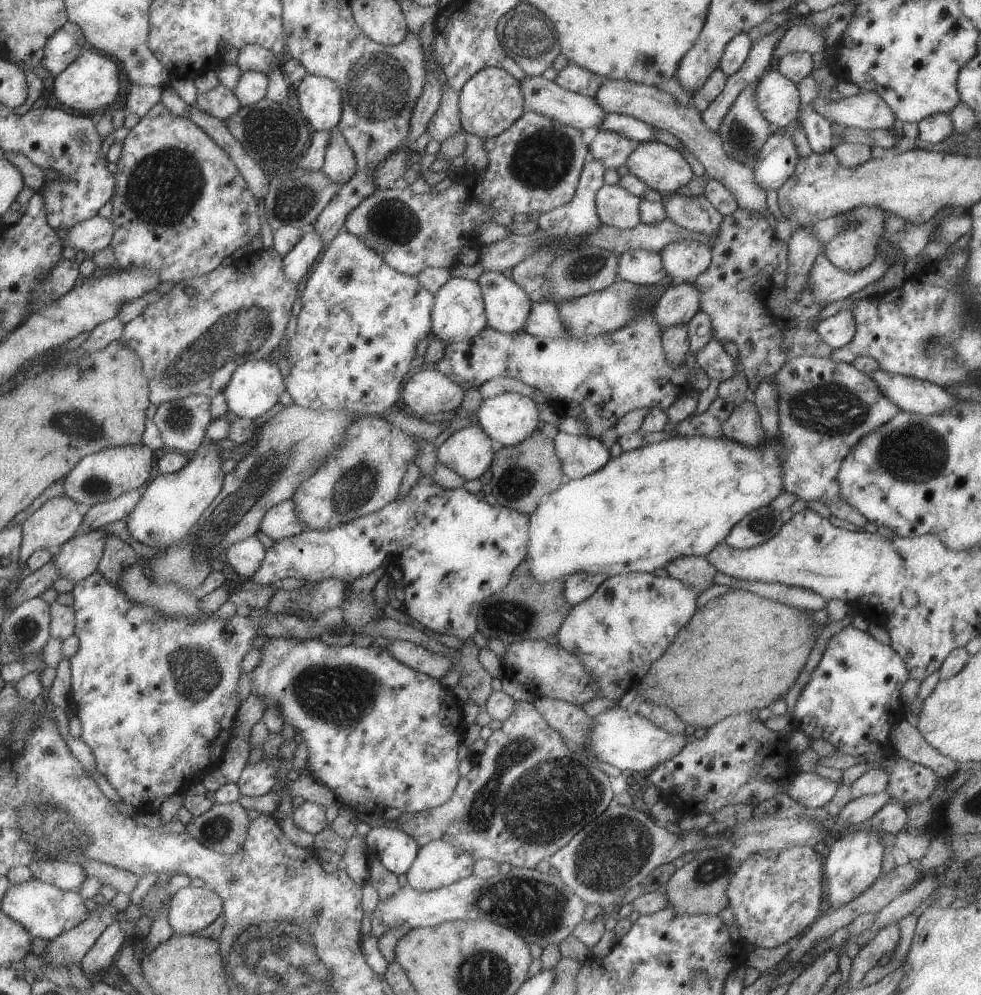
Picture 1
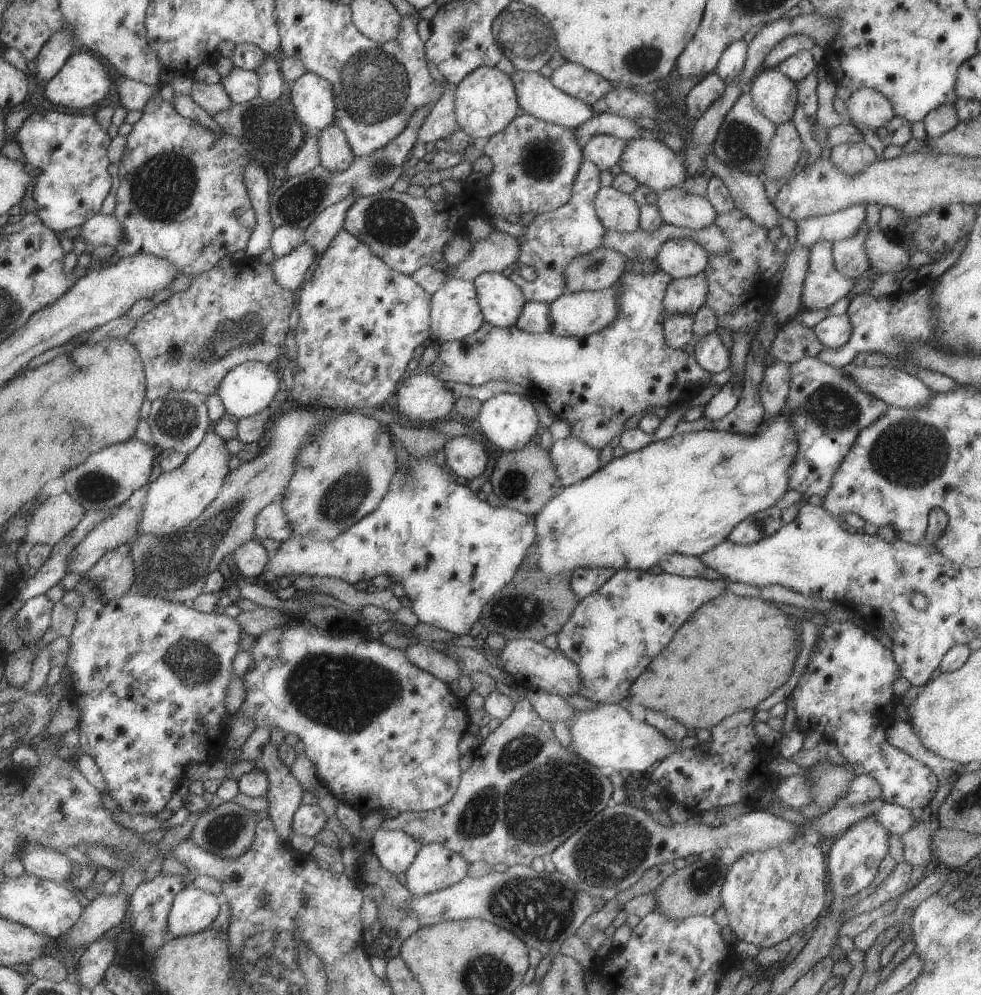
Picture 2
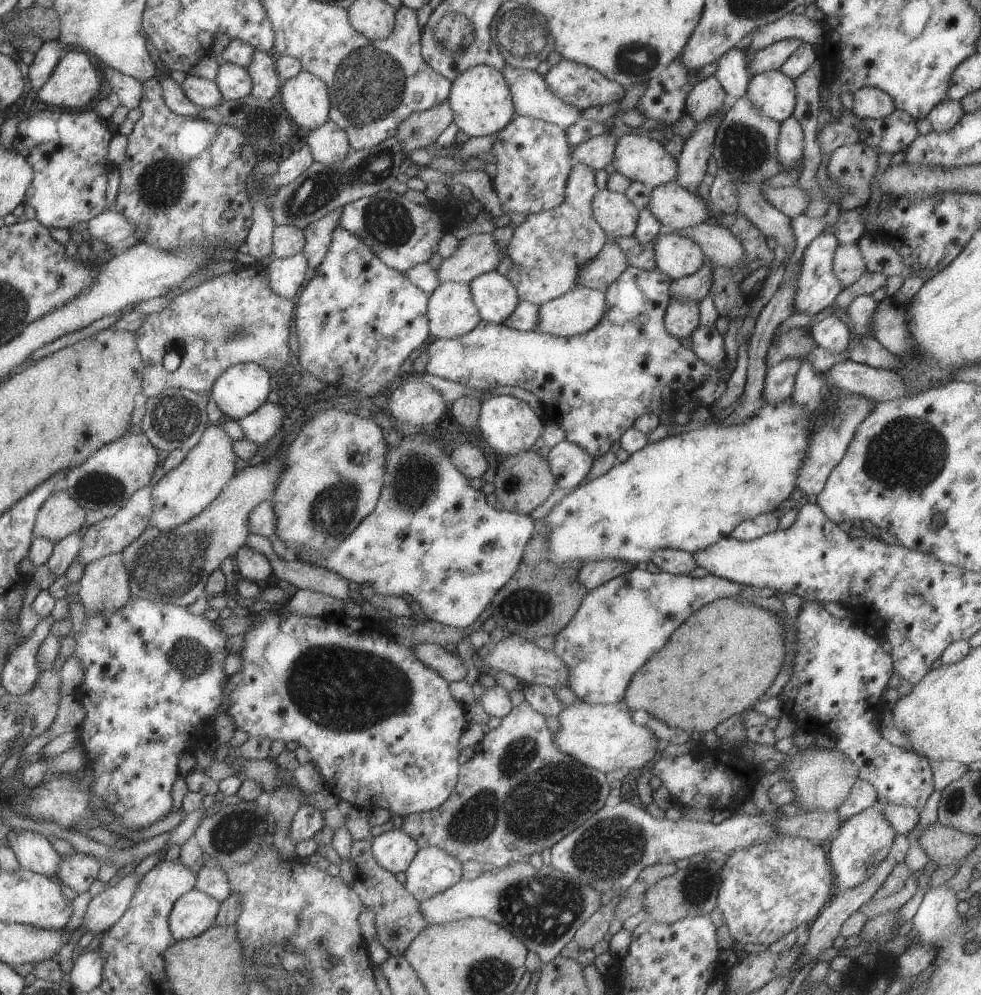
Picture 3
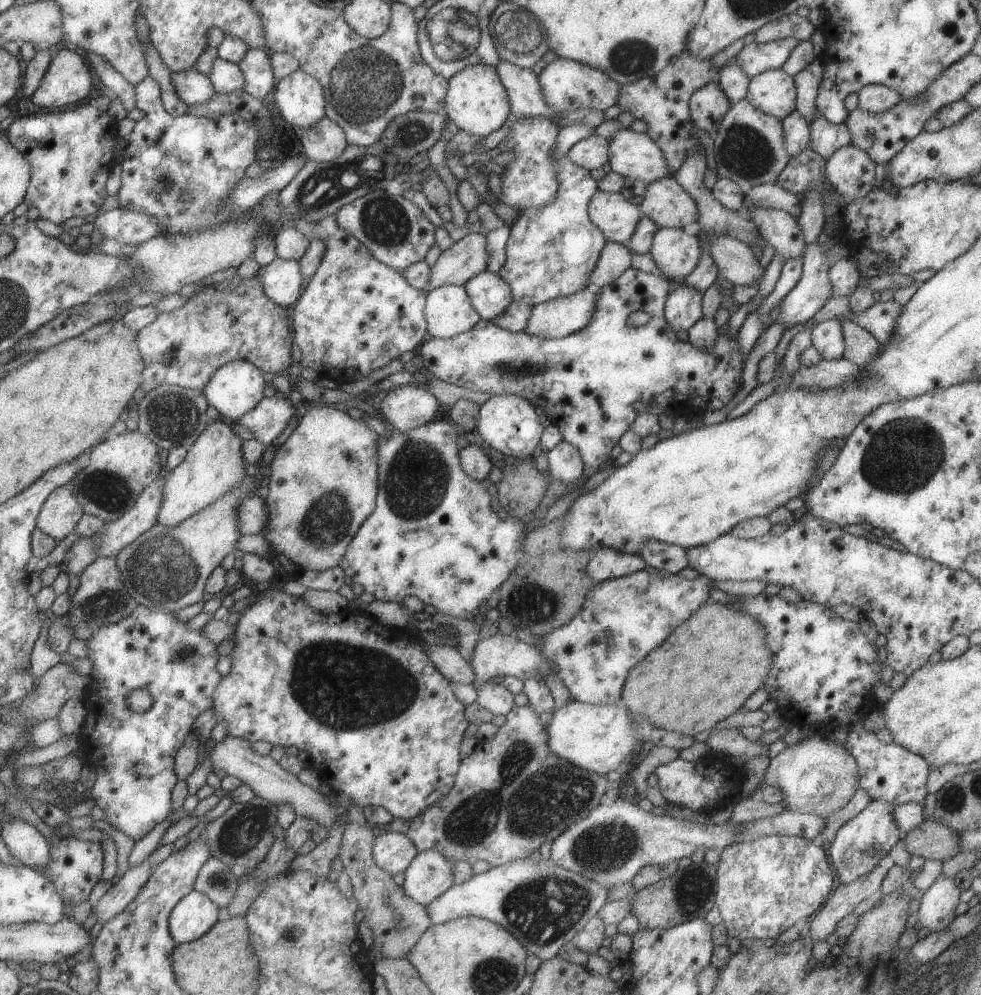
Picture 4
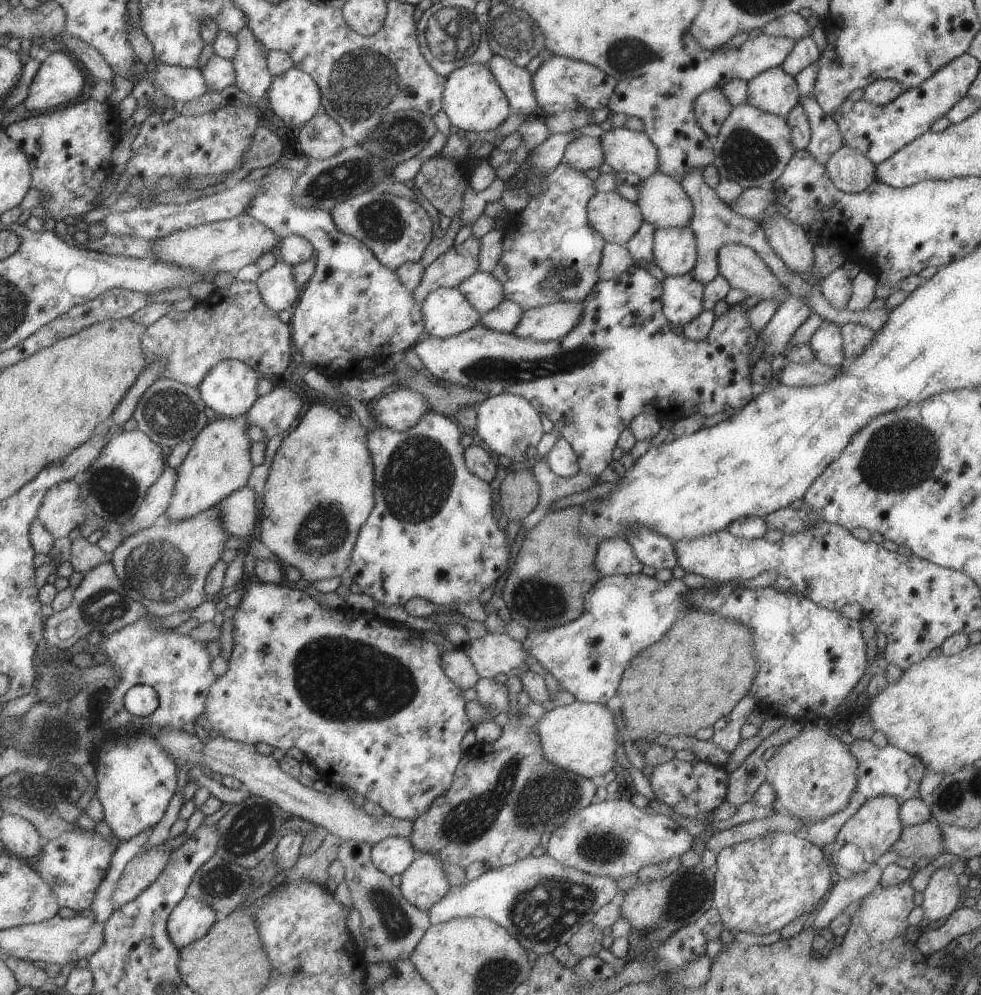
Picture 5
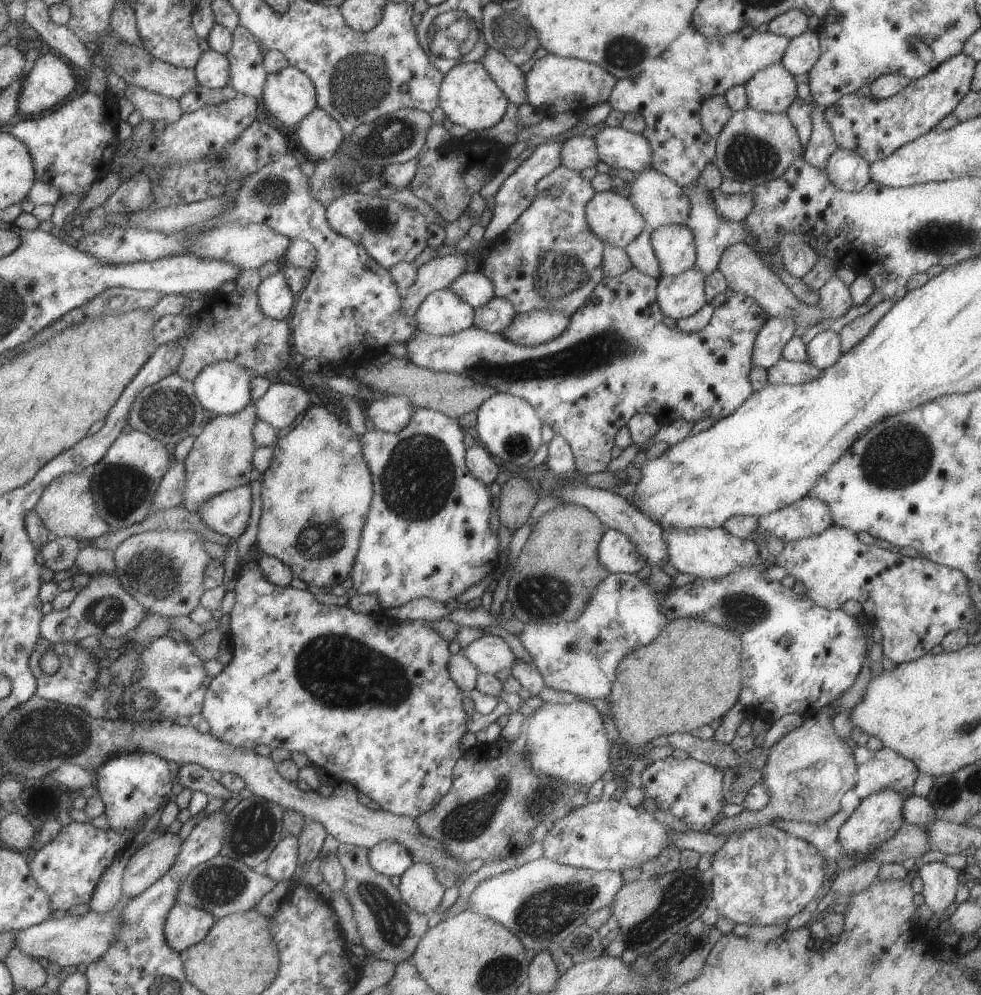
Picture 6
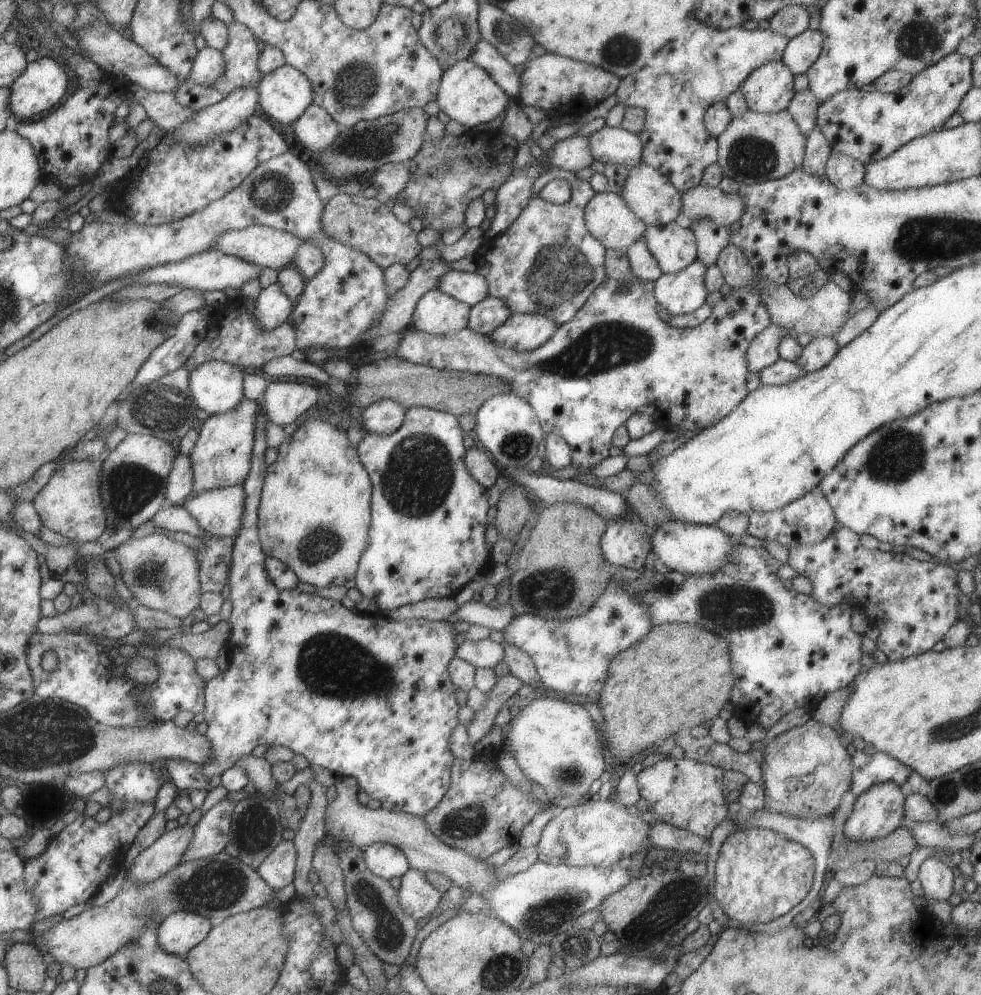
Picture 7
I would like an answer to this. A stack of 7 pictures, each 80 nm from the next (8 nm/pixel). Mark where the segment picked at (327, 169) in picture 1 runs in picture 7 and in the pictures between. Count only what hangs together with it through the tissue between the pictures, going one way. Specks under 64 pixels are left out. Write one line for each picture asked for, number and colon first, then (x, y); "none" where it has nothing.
2: (334, 152)
3: (327, 143)
4: (322, 141)
5: (320, 137)
6: (318, 133)
7: (314, 129)

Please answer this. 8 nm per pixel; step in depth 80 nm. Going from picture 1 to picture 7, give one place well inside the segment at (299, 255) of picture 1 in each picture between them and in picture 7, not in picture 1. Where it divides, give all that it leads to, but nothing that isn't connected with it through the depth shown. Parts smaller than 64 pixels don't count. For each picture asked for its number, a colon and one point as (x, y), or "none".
2: (288, 270)
3: (284, 276)
4: (280, 280)
5: (276, 286)
6: (275, 300)
7: (271, 307)

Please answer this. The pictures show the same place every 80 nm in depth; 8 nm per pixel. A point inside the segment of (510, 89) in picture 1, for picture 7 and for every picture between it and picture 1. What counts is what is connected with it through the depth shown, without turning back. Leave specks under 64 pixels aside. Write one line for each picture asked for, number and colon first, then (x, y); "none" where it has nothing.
2: (485, 102)
3: (481, 104)
4: (476, 102)
5: (471, 99)
6: (467, 96)
7: (466, 93)

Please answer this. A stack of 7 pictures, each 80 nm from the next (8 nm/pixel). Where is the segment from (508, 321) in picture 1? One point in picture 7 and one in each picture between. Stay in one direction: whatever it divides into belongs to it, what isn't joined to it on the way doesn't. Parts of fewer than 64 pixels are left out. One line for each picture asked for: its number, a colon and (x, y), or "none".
2: (500, 301)
3: (494, 296)
4: (489, 295)
5: (483, 291)
6: (475, 289)
7: (469, 288)

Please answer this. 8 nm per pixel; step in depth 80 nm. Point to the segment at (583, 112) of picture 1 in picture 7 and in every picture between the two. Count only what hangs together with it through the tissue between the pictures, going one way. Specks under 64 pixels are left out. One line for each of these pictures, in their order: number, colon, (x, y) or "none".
2: (535, 95)
3: (530, 96)
4: (525, 98)
5: (515, 81)
6: (507, 76)
7: (482, 53)

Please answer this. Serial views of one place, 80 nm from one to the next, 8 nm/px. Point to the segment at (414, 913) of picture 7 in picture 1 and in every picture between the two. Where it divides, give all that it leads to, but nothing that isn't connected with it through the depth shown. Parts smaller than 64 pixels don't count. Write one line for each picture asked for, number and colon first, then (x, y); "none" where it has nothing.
1: (437, 864)
2: (434, 867)
3: (431, 870)
4: (428, 875)
5: (423, 883)
6: (420, 891)

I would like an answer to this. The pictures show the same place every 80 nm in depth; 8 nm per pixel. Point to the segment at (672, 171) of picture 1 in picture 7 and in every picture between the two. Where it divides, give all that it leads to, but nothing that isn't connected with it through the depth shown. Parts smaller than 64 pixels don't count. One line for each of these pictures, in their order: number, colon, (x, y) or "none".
2: (651, 163)
3: (638, 158)
4: (632, 154)
5: (628, 151)
6: (618, 148)
7: (615, 145)

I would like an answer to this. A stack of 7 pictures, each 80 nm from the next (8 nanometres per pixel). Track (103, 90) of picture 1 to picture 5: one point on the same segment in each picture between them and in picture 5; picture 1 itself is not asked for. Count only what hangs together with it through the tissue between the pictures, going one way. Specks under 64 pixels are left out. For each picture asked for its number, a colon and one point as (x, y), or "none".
2: (81, 81)
3: (73, 82)
4: (67, 80)
5: (57, 79)

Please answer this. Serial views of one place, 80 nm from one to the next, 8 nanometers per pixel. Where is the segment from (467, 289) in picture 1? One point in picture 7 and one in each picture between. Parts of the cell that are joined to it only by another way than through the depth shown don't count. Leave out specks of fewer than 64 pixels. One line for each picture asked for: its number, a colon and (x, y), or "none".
2: (454, 311)
3: (450, 310)
4: (447, 310)
5: (445, 312)
6: (441, 313)
7: (435, 313)

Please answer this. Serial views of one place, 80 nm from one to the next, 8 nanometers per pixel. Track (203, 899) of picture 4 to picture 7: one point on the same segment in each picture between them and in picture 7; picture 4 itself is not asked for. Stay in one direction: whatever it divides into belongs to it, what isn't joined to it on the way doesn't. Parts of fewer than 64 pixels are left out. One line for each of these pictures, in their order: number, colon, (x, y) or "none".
5: (190, 919)
6: (185, 925)
7: (177, 933)

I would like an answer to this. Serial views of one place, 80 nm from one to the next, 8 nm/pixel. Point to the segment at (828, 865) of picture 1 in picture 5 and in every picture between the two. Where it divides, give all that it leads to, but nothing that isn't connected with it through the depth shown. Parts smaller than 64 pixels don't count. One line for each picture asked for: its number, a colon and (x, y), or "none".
2: (852, 861)
3: (863, 841)
4: (865, 838)
5: (865, 835)

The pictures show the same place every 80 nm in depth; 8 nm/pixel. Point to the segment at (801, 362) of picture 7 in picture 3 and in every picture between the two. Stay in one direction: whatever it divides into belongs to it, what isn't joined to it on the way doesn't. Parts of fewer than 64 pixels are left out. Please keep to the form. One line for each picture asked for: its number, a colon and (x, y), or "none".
3: (830, 333)
4: (827, 338)
5: (826, 342)
6: (823, 349)

